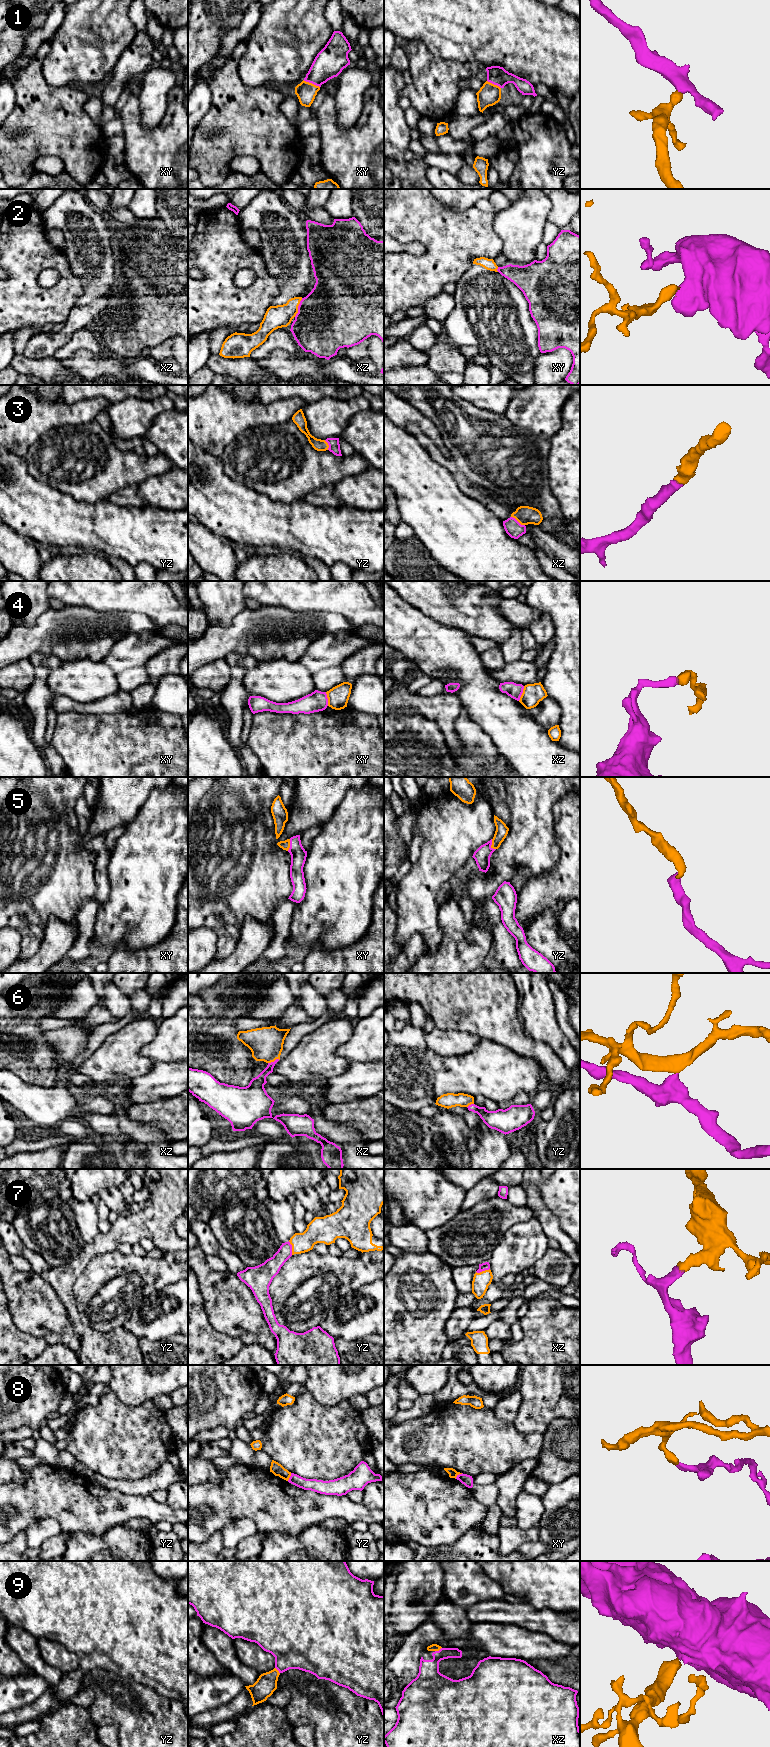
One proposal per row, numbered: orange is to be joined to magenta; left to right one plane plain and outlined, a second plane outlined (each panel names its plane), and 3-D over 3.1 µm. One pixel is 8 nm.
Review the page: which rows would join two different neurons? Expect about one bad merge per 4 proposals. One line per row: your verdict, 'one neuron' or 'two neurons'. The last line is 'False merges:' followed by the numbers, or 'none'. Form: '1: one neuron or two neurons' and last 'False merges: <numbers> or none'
1: one neuron
2: one neuron
3: one neuron
4: two neurons
5: one neuron
6: one neuron
7: one neuron
8: two neurons
9: one neuron
False merges: 4, 8

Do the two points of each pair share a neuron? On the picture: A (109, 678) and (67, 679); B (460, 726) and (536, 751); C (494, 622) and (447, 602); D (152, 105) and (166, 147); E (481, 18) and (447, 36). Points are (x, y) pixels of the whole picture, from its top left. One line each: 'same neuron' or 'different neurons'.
A: same neuron
B: different neurons
C: same neuron
D: different neurons
E: same neuron

